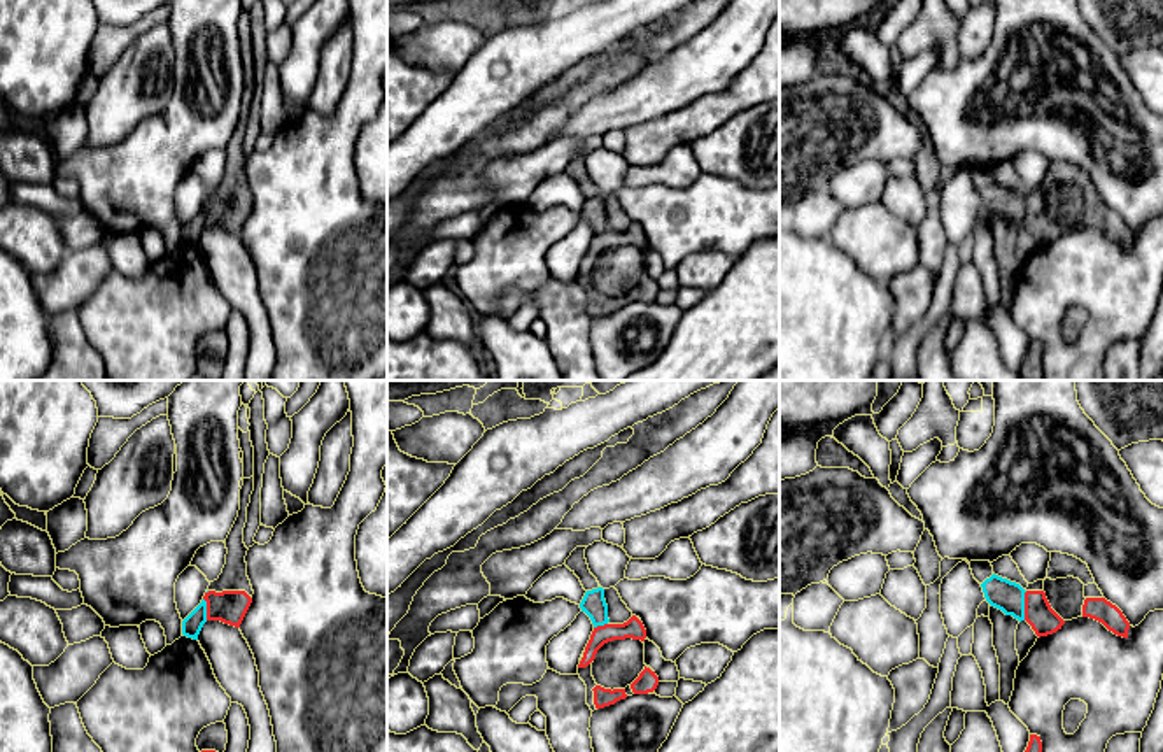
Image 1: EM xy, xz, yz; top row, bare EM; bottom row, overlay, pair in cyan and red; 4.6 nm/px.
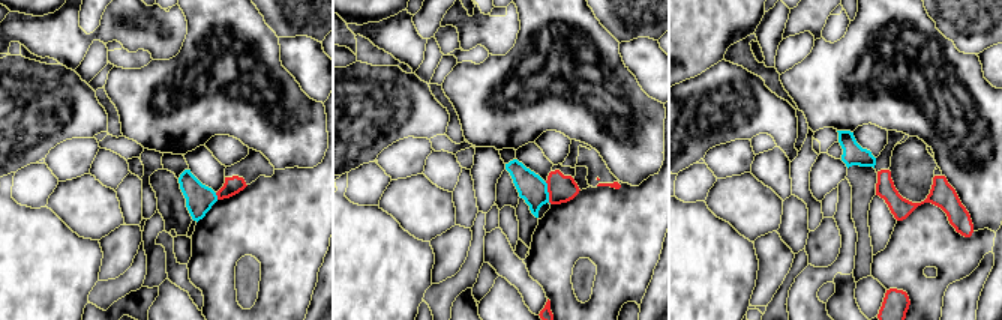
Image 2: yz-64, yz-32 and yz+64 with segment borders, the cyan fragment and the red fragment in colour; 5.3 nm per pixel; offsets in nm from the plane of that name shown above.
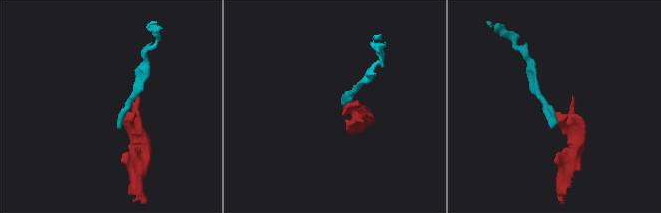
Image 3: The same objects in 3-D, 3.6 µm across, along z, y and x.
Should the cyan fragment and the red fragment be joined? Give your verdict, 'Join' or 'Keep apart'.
Keep apart

